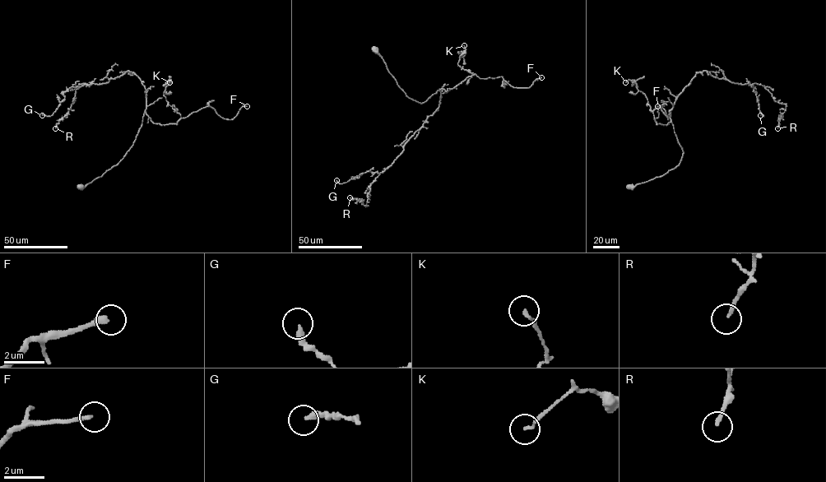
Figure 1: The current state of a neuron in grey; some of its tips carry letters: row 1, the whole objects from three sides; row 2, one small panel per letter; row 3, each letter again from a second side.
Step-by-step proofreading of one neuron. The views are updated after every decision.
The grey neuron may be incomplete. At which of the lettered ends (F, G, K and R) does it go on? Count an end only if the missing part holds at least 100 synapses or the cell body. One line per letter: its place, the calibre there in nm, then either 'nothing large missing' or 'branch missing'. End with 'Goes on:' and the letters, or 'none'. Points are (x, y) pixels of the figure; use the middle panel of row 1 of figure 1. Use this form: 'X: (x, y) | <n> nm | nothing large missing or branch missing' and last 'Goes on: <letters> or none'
F: (541, 77) | 220 nm | branch missing
G: (336, 180) | 300 nm | nothing large missing
K: (464, 45) | 120 nm | nothing large missing
R: (350, 197) | 180 nm | nothing large missing
Goes on: F

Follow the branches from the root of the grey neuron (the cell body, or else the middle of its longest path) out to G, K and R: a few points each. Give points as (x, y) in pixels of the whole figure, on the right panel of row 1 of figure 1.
G: (629, 185), (679, 164), (683, 150), (670, 110), (697, 72), (753, 84), (760, 115)
K: (629, 185), (675, 168), (683, 150), (670, 111), (669, 123), (656, 124), (635, 81), (625, 82)
R: (629, 185), (679, 164), (683, 150), (670, 110), (697, 72), (763, 85), (786, 105), (777, 128)

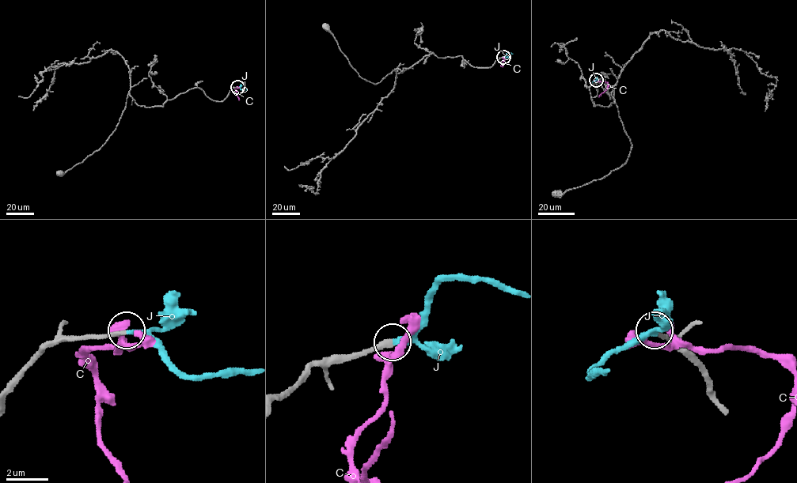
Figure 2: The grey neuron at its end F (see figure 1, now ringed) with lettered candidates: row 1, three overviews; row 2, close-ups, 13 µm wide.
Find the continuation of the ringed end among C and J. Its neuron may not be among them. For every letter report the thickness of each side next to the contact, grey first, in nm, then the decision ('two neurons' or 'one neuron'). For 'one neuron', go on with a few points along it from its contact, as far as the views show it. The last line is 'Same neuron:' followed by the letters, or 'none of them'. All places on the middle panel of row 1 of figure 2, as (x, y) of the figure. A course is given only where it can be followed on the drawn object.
C: calibres 280 and 300 nm; two neurons
J: calibres 240 and 200 nm; one neuron
Same neuron: J

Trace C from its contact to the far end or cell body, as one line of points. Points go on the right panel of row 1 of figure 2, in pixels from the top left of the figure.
C: (597, 80), (608, 84), (608, 88), (598, 97)

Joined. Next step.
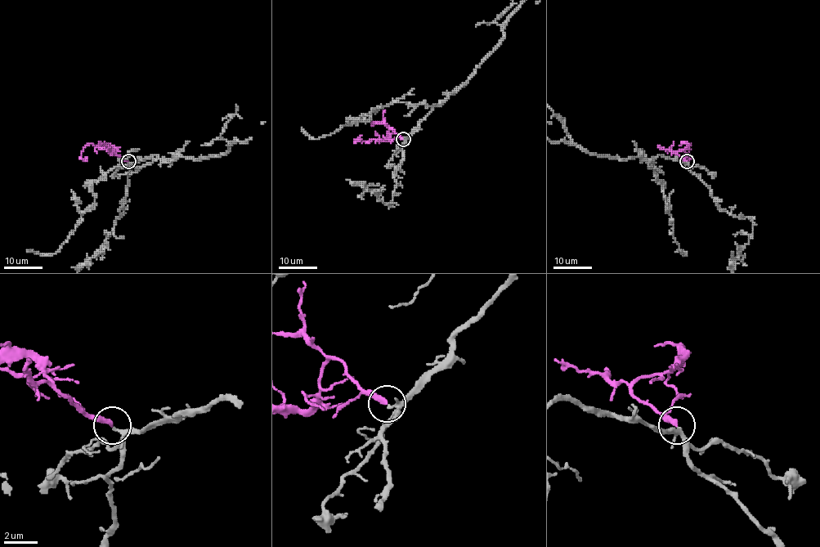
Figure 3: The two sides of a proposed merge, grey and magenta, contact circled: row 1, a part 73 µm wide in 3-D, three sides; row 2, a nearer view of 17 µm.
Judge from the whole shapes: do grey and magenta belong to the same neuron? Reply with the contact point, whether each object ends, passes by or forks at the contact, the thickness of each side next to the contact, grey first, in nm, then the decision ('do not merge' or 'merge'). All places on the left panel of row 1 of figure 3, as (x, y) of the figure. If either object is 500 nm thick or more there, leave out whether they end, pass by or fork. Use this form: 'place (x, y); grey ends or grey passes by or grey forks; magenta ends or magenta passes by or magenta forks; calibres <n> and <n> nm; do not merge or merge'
place (128, 161); grey forks; magenta ends; calibres 160 and 320 nm; merge

